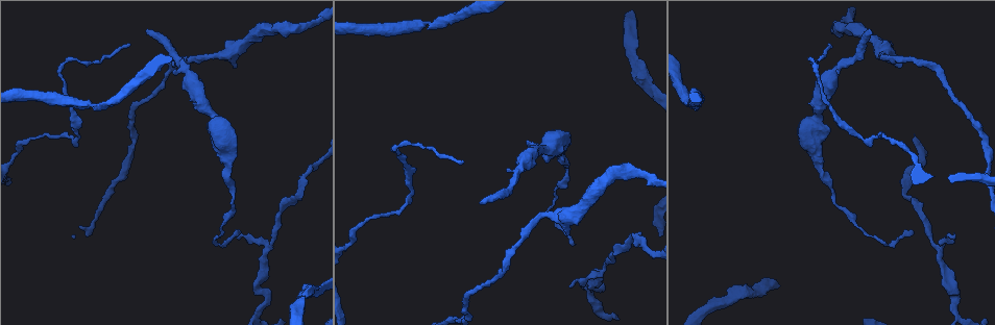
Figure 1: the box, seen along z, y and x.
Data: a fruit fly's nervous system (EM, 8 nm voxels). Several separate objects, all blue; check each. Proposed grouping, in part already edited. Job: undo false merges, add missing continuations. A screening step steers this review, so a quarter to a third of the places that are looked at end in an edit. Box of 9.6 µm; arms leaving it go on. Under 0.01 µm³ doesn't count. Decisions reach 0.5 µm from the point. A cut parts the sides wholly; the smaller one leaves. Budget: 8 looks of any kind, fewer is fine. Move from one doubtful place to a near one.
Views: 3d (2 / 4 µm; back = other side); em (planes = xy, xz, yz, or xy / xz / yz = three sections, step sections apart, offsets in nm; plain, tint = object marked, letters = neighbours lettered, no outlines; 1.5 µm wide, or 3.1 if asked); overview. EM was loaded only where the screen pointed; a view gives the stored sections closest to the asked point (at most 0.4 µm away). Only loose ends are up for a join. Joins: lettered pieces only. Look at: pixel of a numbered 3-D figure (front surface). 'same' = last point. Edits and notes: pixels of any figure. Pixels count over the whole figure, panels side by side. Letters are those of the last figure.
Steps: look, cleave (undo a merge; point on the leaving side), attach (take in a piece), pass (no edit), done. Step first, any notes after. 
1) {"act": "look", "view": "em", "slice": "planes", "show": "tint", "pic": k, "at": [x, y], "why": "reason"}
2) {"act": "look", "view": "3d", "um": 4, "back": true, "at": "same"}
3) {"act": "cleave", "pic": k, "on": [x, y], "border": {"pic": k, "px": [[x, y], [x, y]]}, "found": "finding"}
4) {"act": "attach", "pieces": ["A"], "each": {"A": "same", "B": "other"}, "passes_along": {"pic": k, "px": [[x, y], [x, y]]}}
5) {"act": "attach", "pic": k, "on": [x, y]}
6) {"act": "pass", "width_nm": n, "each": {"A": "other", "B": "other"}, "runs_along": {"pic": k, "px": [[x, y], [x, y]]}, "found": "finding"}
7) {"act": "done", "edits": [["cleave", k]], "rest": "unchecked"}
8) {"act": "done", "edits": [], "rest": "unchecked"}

{"act": "look", "view": "3d", "um": 4, "pic": 1, "at": [957, 300], "why": "abrupt turn"}

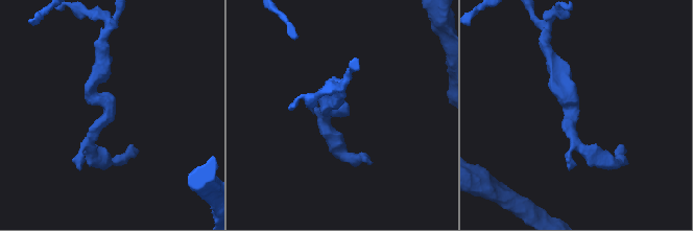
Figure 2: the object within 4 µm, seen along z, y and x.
{"act": "look", "view": "em", "slice": "xz", "step": 8, "show": "tint", "pic": 2, "at": [107, 113], "arm_widths_nm": [200, 220], "why": "need the tissue"}

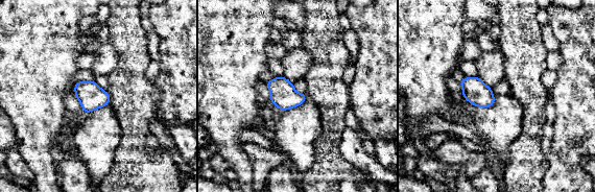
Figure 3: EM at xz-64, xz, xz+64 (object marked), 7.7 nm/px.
{"act": "look", "view": "em", "slice": "planes", "show": "letters", "at": "same", "why": "cut it another way"}

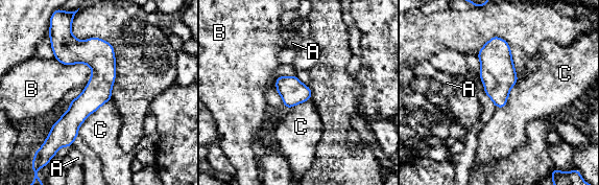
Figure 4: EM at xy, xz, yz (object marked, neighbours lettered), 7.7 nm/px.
{"act": "pass", "longest_contact_nm": ["C", 380], "each": {"A": "other", "B": "other", "C": "other"}, "border": {"pic": 4, "px": [[54, 58], [87, 64], [88, 84]]}, "found": "continuous, no second neuron"}

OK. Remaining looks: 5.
{"act": "look", "view": "3d", "um": 4, "pic": 1, "at": [953, 234], "why": "free end"}

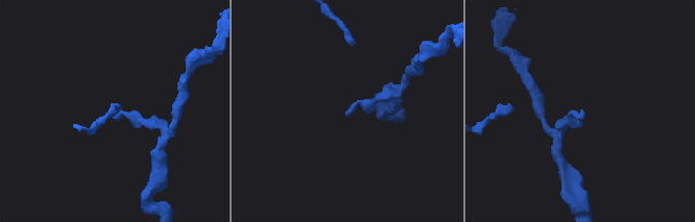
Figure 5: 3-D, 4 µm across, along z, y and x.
{"act": "look", "view": "em", "slice": "planes", "show": "letters", "pic": 5, "at": [347, 113]}

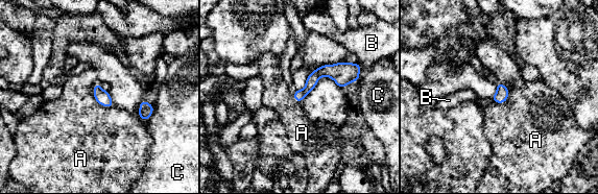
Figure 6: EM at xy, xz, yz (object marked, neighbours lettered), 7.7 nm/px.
{"act": "pass", "width_nm": 90, "each": {"A": "other", "B": "other", "C": "other"}, "found": "no lettered piece goes on from it"}

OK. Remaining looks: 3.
{"act": "look", "view": "em", "slice": "planes", "show": "tint", "pic": 1, "at": [565, 165], "why": "calibre changes"}

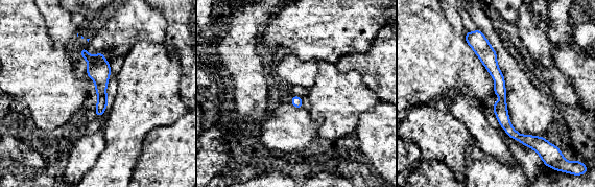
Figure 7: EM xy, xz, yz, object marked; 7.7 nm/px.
{"act": "look", "view": "em", "slice": "planes", "show": "letters", "at": "same"}

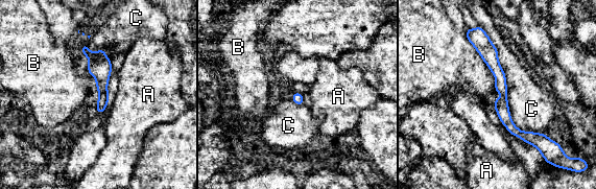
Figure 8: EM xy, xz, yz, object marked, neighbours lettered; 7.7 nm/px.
{"act": "pass", "width_nm": 110, "each": {"A": "other", "B": "other", "C": "other"}, "border": {"pic": 8, "px": [[465, 34], [493, 74], [495, 90]]}, "found": "all the same neuron"}

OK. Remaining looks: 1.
{"act": "done", "edits": [], "rest": "unchecked"}

